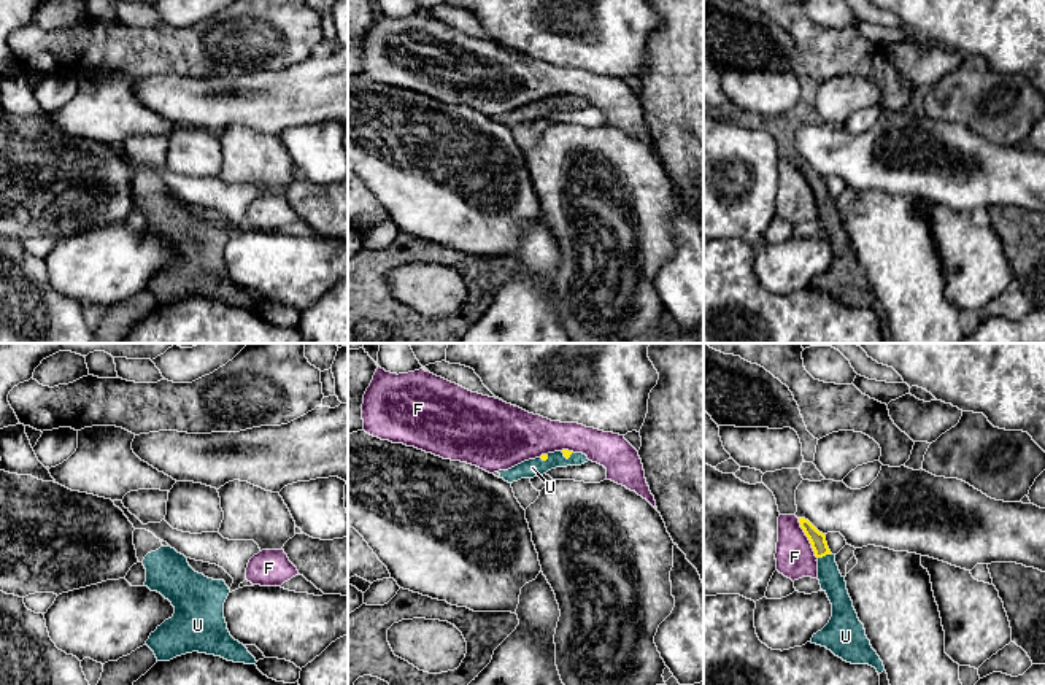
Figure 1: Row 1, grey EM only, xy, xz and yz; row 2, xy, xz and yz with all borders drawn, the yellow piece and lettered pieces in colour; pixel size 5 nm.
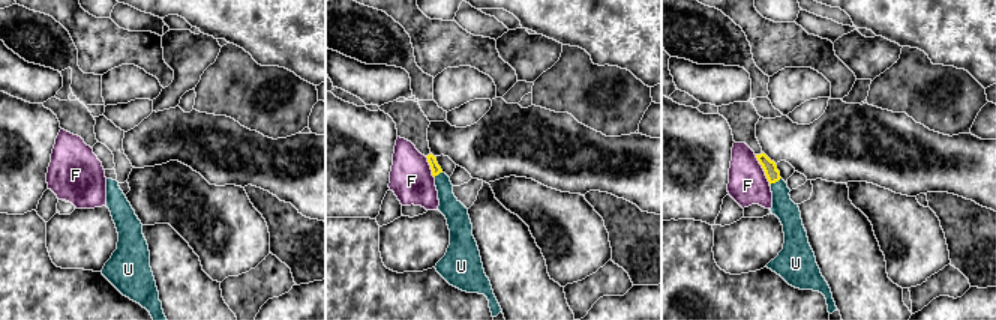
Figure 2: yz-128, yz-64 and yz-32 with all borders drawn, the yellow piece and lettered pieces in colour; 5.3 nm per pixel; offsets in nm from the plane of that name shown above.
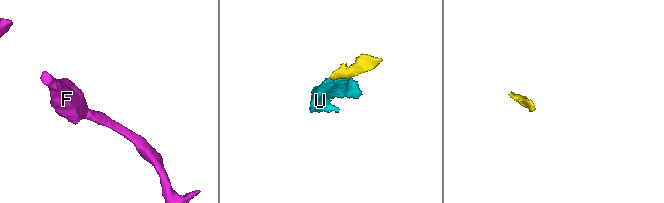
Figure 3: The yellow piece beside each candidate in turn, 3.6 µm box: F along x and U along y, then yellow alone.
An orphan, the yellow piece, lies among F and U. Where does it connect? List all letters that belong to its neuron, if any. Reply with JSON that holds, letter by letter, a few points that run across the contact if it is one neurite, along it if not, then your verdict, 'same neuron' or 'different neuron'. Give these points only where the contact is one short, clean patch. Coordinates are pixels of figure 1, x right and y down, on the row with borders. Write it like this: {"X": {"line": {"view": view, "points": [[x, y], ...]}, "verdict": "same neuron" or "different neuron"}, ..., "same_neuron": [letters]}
{"F": {"verdict": "different neuron"}, "U": {"line": {"view": "yz", "points": [[818, 542], [825, 555], [831, 580]]}, "verdict": "same neuron"}, "same_neuron": ["U"]}

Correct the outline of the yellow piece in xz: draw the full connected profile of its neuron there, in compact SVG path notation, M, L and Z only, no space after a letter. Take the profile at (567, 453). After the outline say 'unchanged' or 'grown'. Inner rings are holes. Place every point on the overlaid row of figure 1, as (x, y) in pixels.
M562 450L562 451L542 455L540 458L535 459L524 461L508 470L499 470L499 474L500 478L503 478L508 483L513 483L521 478L534 478L537 475L543 475L556 467L581 466L588 461L589 461L588 456L583 453Z; grown

